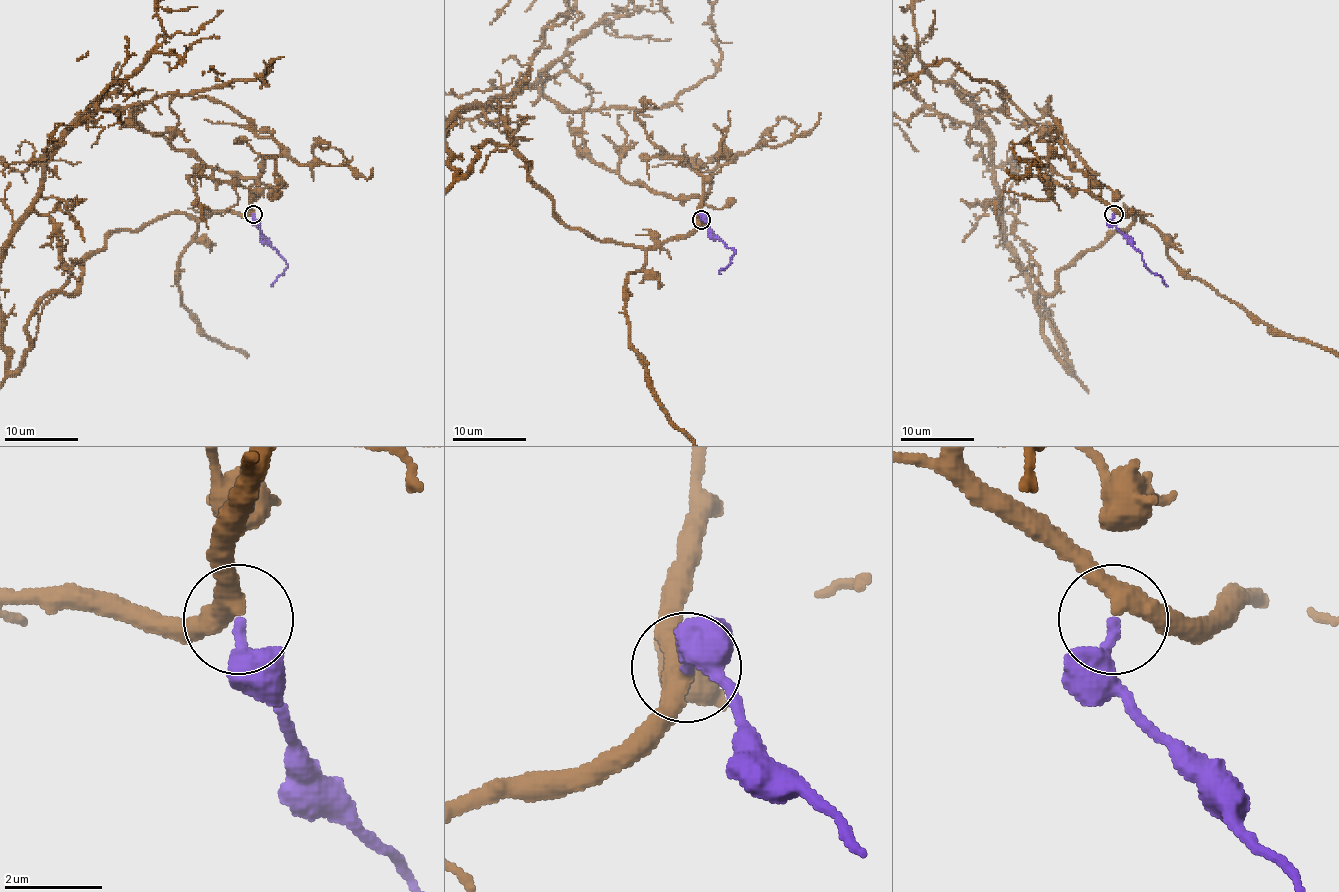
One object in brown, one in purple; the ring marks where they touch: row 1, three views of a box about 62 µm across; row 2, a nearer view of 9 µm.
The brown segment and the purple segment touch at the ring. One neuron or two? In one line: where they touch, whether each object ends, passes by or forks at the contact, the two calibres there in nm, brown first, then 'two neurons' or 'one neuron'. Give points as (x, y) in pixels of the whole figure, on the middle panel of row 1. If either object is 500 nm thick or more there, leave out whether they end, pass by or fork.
at (701, 219); brown passes by; purple ends there; 400 nm thick on the brown side, 280 nm on the other; one neuron

